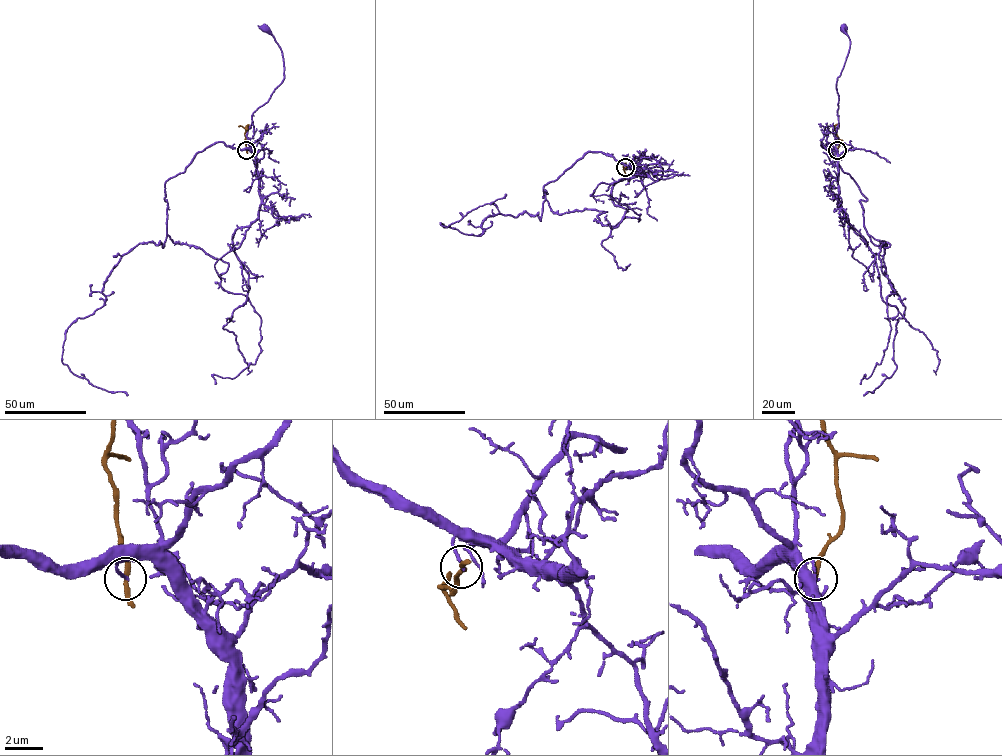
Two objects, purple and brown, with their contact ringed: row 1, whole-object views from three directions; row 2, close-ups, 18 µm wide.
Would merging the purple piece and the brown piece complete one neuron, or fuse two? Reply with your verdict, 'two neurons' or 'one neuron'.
two neurons

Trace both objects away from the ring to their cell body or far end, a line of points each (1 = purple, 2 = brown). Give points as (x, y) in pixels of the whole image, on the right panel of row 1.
1: (837, 150), (836, 82), (850, 41), (843, 28)
2: (837, 150), (839, 139), (834, 126), (839, 126)

